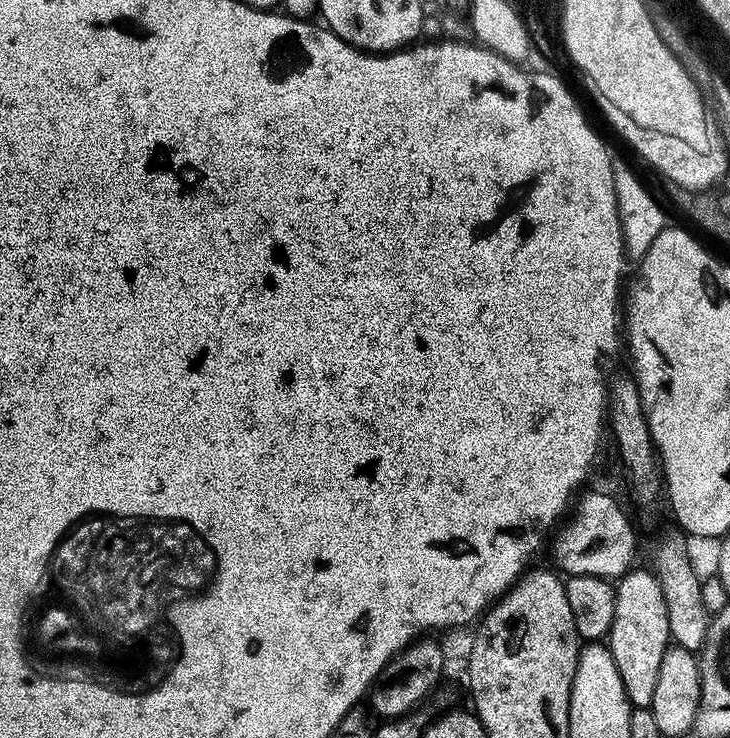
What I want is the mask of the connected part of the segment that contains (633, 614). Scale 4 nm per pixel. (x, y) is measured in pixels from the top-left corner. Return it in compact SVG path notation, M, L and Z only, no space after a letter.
M633 571L619 581L616 590L616 617L610 637L612 657L618 666L618 672L622 674L622 680L626 686L628 700L633 709L651 709L654 702L654 694L658 691L658 674L662 674L662 658L666 658L668 649L673 643L670 614L667 613L667 604L663 598L663 588L659 580L651 571Z

